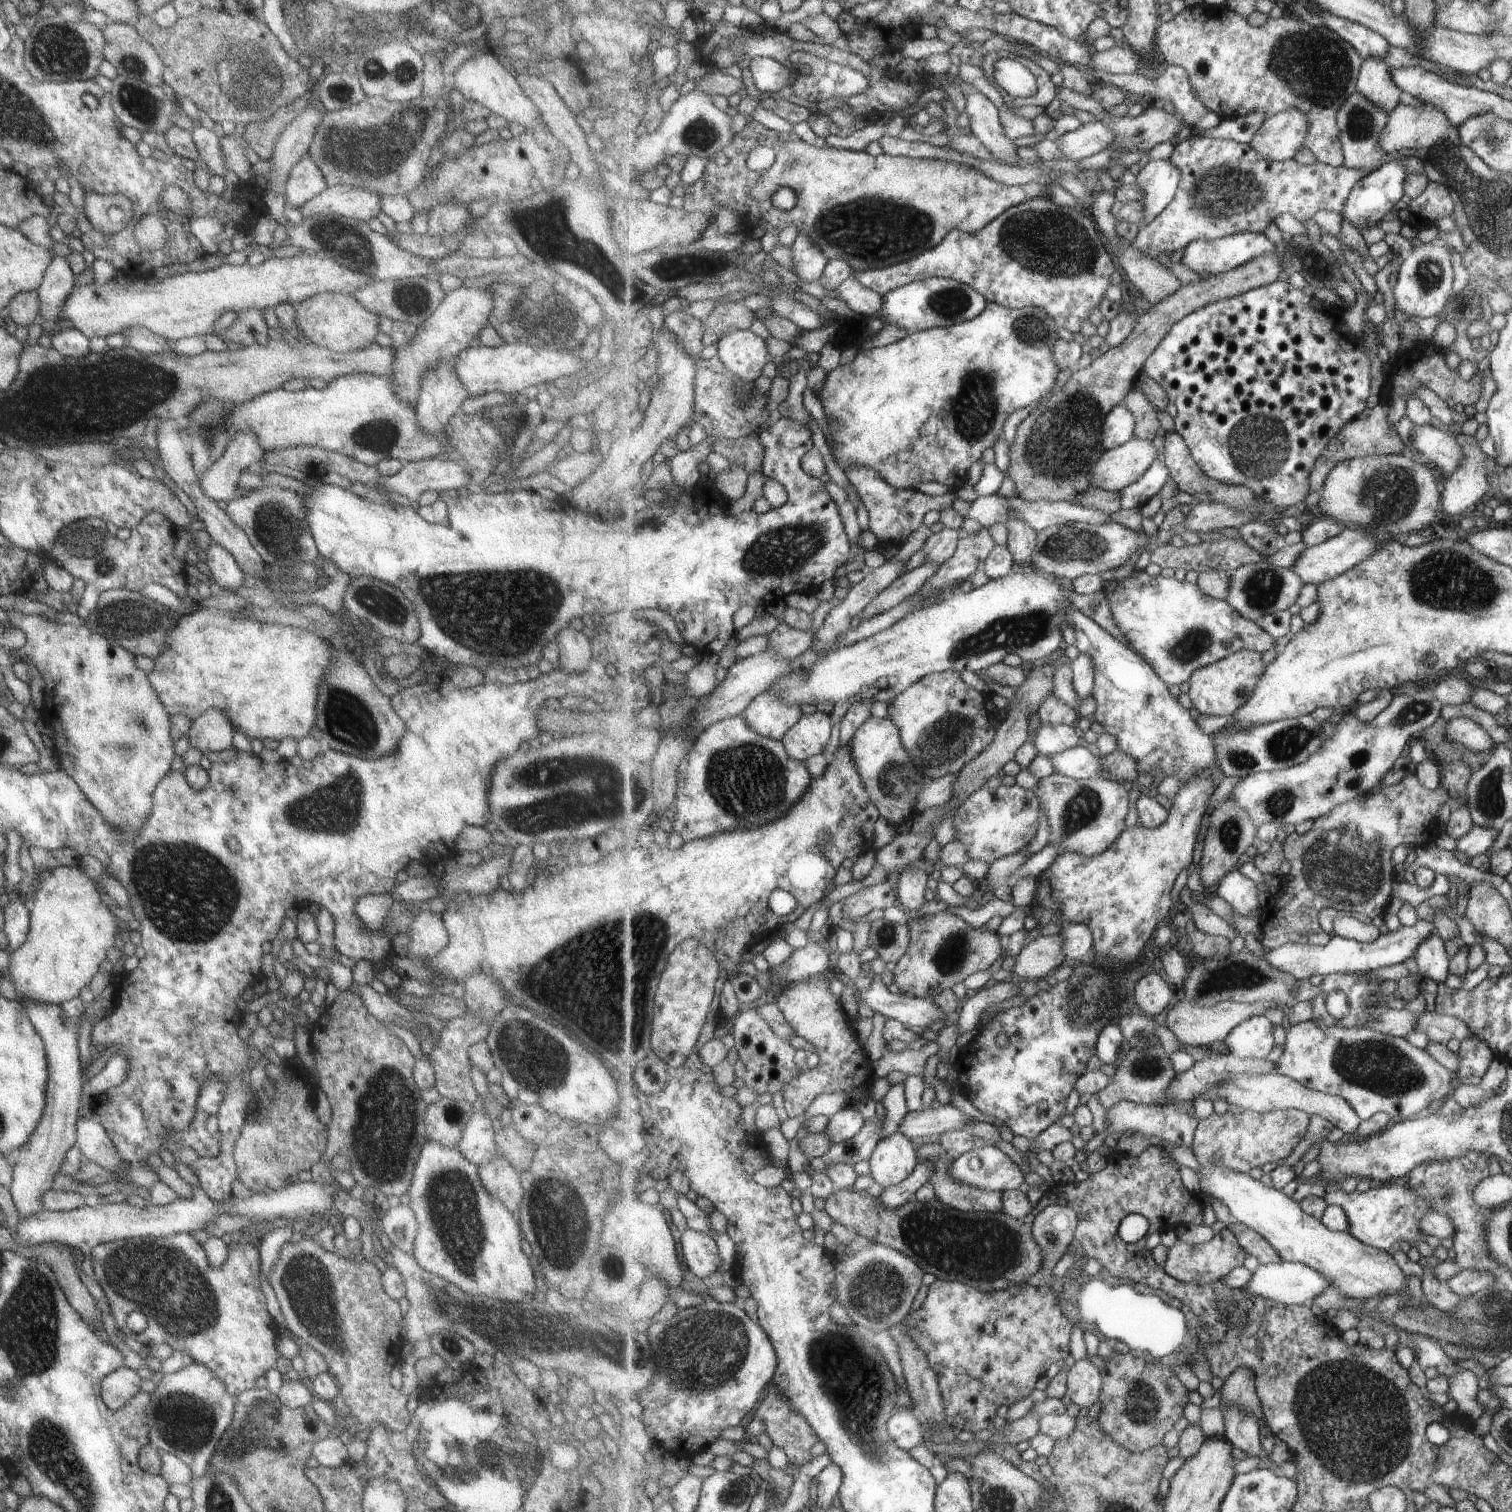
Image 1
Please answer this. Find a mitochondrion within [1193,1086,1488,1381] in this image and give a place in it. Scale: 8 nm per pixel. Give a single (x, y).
(1437, 1186)

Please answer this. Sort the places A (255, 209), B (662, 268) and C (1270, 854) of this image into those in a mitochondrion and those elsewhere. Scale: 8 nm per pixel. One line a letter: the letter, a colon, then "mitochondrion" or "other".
A: other
B: mitochondrion
C: other

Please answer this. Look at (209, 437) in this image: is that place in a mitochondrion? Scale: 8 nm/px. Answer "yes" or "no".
yes

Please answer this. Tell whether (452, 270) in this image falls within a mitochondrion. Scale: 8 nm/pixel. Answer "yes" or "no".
no

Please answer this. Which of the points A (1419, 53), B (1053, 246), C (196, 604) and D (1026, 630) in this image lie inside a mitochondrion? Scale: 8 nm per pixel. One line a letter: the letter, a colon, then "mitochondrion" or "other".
A: other
B: mitochondrion
C: other
D: mitochondrion

